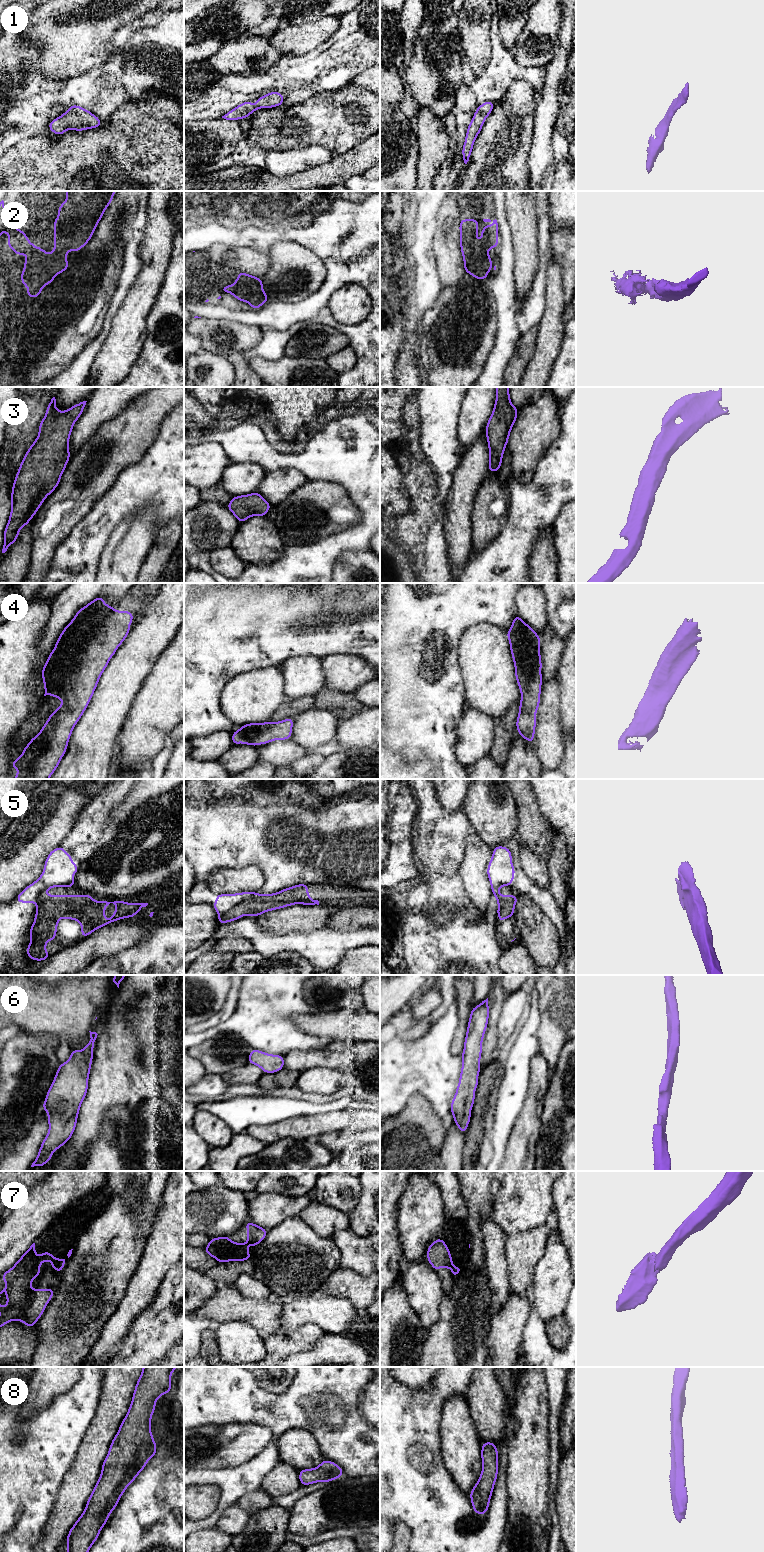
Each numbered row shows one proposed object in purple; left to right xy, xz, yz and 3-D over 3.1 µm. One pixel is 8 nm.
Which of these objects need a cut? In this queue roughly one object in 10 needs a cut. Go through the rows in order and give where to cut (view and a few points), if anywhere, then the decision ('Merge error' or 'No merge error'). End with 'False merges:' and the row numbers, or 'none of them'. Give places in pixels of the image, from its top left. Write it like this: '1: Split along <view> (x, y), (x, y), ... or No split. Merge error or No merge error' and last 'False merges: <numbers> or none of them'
1: No split. No merge error
2: No split. No merge error
3: No split. No merge error
4: No split. No merge error
5: No split. No merge error
6: No split. No merge error
7: No split. No merge error
8: No split. No merge error
False merges: none of them

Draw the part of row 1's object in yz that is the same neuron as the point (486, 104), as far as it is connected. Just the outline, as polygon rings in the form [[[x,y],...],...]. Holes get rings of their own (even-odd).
[[[486,101],[482,105],[479,105],[477,107],[473,118],[468,125],[465,142],[462,148],[462,156],[465,164],[467,164],[467,162],[469,161],[474,142],[483,127],[484,121],[492,112],[494,106],[494,102]]]

